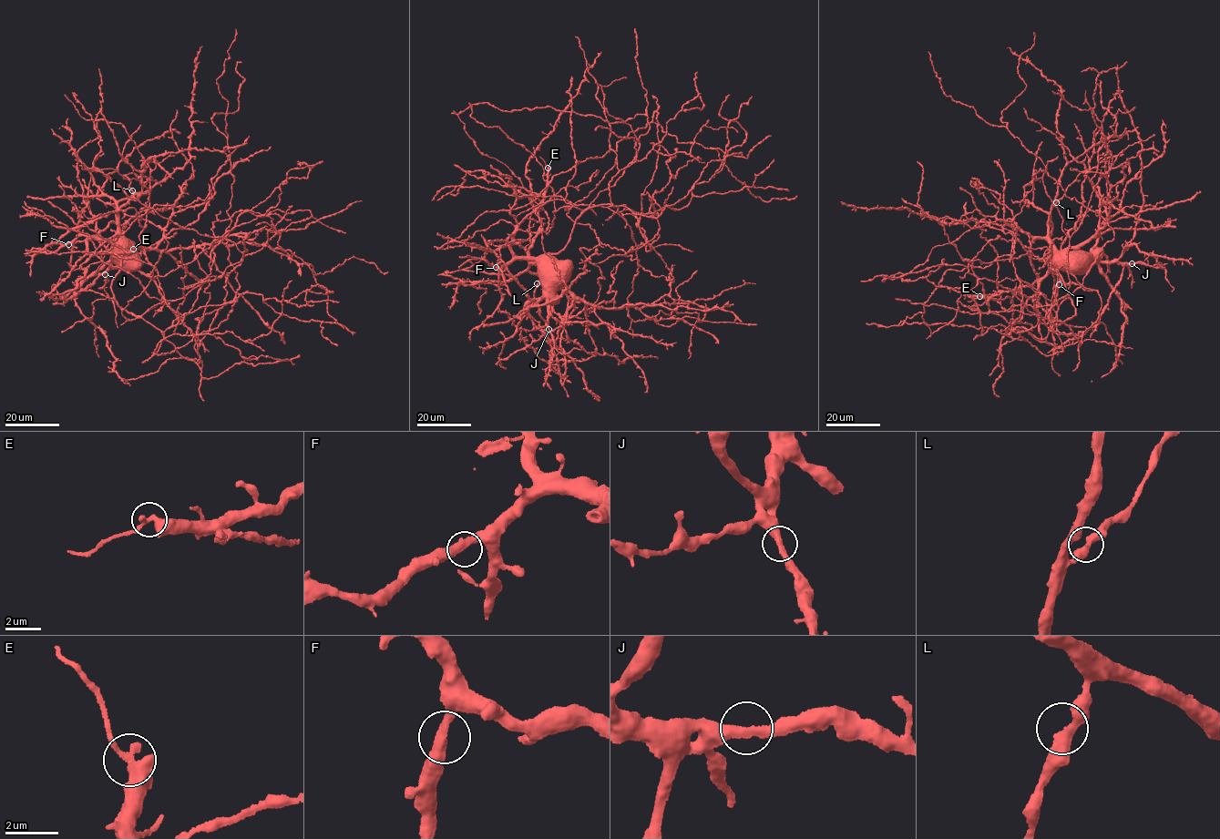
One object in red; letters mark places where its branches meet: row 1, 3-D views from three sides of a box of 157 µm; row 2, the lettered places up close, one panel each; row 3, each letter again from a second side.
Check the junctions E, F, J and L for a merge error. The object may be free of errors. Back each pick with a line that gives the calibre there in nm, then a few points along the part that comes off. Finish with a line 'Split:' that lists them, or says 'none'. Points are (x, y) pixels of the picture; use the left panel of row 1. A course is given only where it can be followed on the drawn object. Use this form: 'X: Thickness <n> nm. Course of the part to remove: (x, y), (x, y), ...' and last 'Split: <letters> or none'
E: Thickness 380 nm
Split: E

